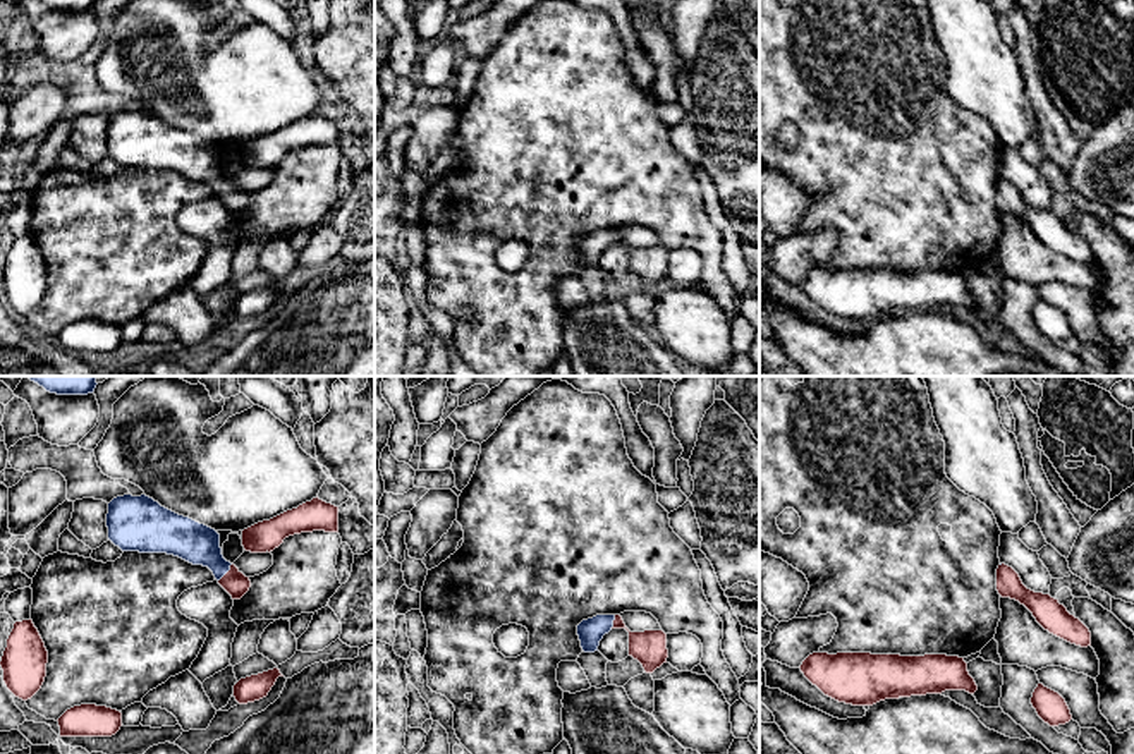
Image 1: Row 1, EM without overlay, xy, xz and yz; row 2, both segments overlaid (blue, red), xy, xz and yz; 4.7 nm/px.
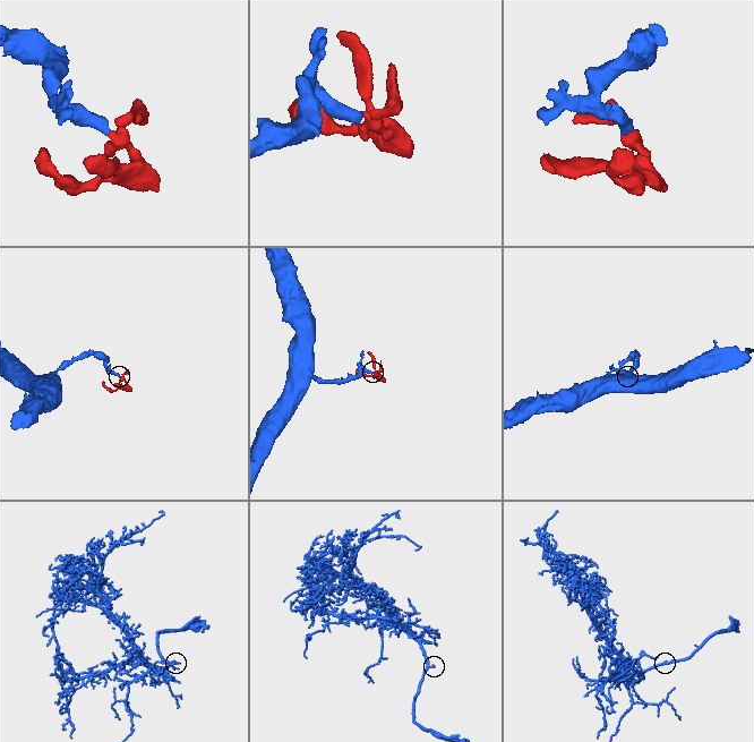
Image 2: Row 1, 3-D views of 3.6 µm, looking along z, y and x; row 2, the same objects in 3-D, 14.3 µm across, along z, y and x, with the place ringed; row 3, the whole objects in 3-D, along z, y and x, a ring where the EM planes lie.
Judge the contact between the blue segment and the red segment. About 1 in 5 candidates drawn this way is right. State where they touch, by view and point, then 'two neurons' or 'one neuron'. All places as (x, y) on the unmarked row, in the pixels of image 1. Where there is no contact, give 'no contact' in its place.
meets blue in xy at (227, 186); one neuron

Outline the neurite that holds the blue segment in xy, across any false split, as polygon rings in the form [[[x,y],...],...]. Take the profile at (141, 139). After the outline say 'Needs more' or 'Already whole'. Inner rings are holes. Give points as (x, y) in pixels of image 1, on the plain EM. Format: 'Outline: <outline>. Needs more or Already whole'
Outline: [[[146,110],[113,113],[108,119],[107,143],[108,155],[122,167],[167,168],[208,182],[232,215],[241,215],[251,203],[249,192],[223,173],[215,144],[179,131]]]. Needs more

